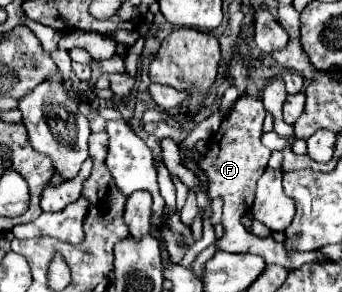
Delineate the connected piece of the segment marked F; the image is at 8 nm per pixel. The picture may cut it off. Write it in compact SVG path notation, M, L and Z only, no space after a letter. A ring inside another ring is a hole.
M246 96L246 98L238 100L230 114L222 121L220 130L208 142L208 152L204 156L200 156L196 148L190 150L188 154L184 154L180 150L180 158L190 156L196 162L196 166L208 178L208 196L224 200L224 218L222 218L224 236L222 236L222 240L218 244L218 250L260 254L260 256L266 258L268 264L278 264L278 266L284 266L288 270L296 270L302 264L318 262L318 260L326 260L326 258L318 250L314 250L310 254L286 254L284 242L276 242L271 236L256 238L256 236L240 224L240 218L250 210L250 206L254 202L256 180L264 174L268 158L270 158L270 150L260 142L260 136L263 134L262 126L265 115L266 110L259 98Z

